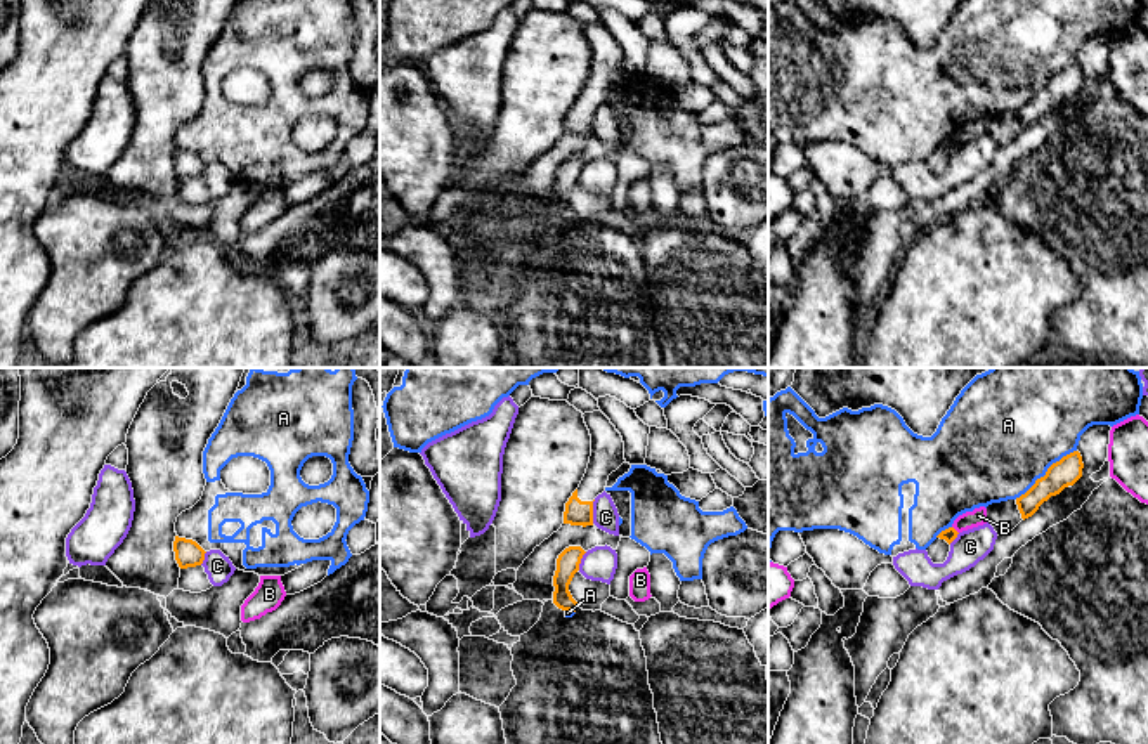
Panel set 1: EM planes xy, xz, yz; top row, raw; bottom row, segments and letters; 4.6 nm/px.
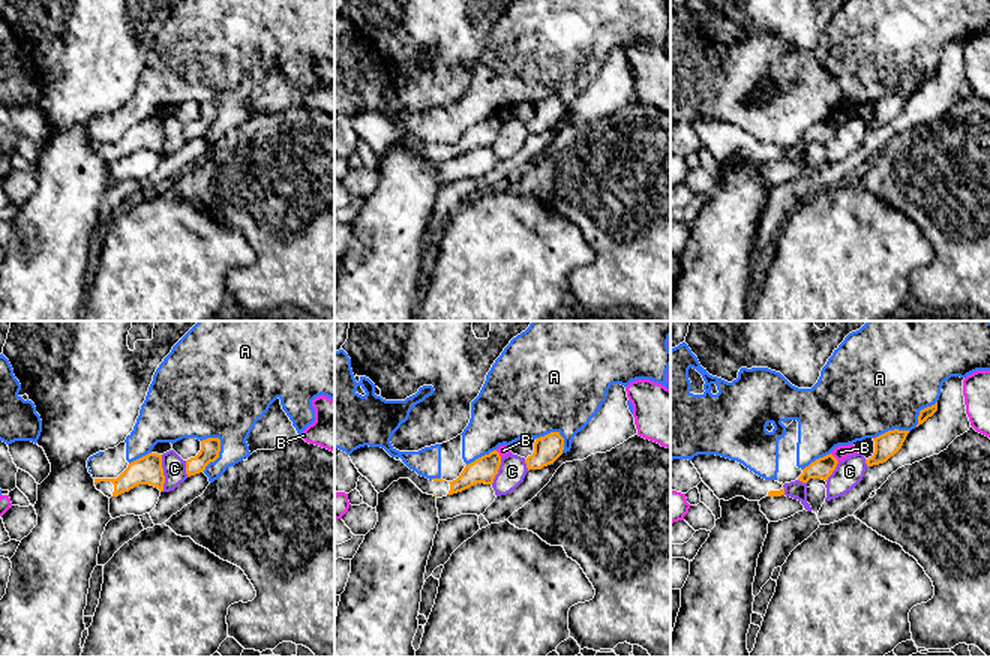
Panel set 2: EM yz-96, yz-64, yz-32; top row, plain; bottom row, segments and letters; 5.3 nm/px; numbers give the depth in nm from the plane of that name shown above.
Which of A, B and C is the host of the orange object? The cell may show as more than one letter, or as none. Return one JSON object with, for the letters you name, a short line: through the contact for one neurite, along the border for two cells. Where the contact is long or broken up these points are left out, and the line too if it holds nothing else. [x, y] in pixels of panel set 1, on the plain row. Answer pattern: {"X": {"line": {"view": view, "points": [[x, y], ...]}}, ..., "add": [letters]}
{"add": []}

